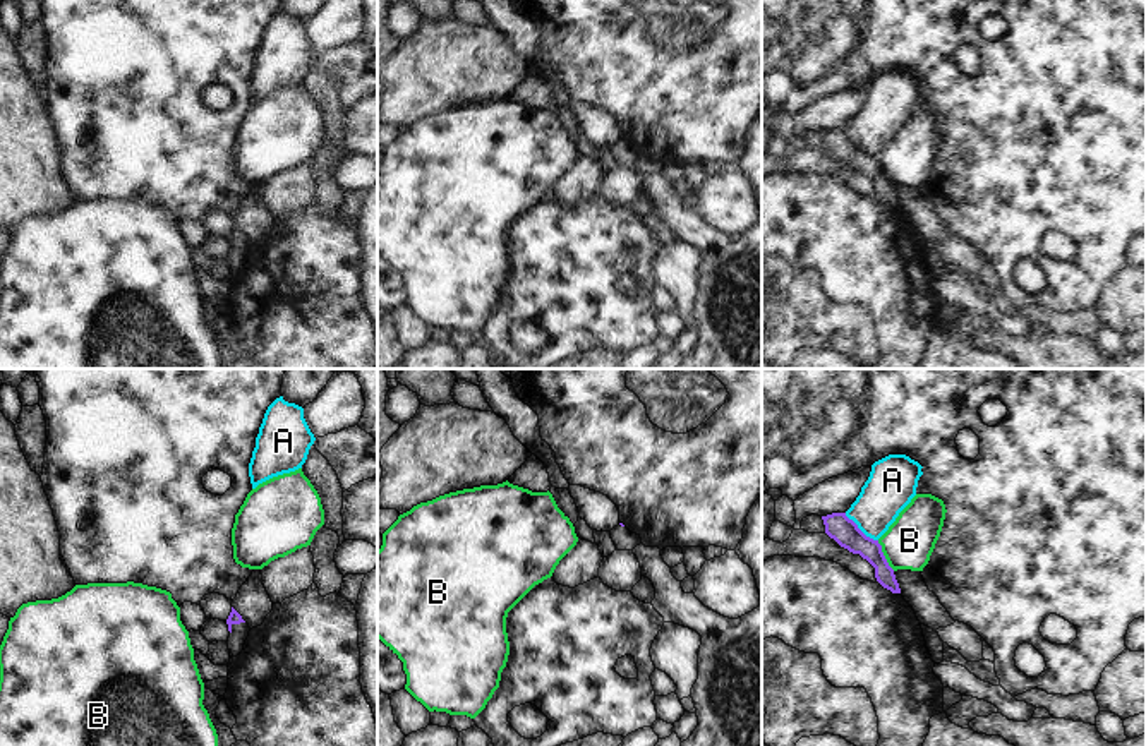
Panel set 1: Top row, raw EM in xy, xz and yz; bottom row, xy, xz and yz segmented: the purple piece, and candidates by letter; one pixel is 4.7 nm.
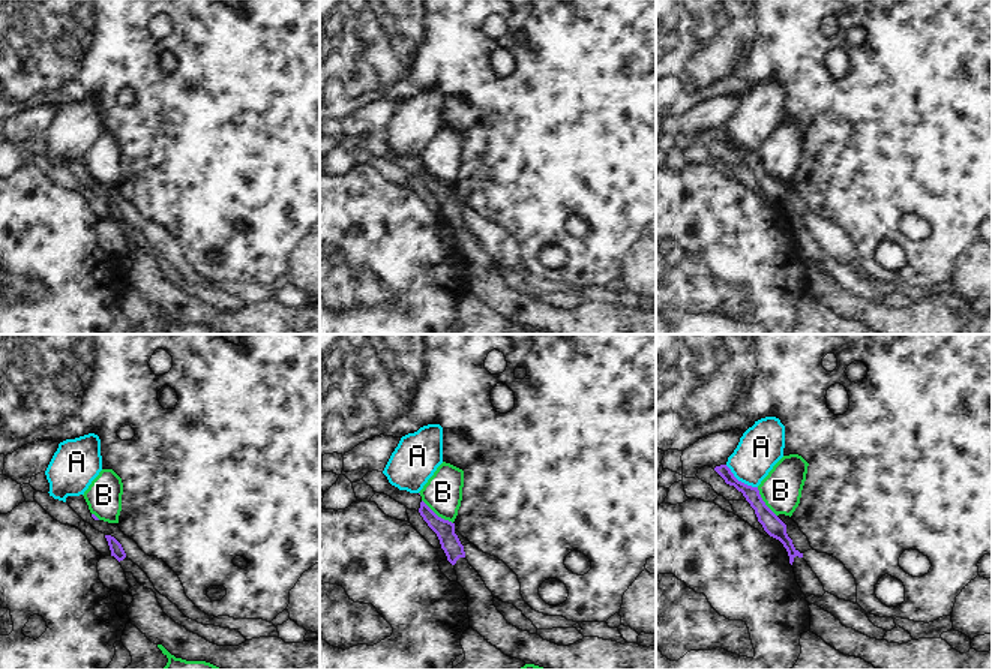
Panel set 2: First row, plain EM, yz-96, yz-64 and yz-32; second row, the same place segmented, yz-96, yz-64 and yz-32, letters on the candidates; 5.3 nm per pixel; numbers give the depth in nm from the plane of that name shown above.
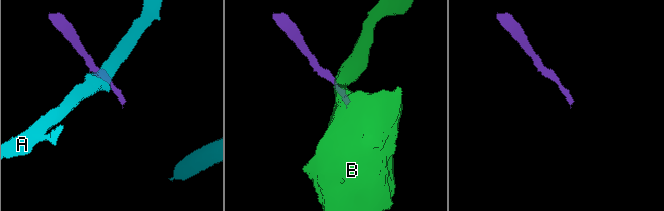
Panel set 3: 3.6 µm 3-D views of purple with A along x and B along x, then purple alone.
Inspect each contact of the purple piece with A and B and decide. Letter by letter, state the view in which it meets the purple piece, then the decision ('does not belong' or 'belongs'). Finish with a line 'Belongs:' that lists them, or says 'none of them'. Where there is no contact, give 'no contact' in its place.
A: contact in yz; does not belong
B: contact in yz; does not belong
Belongs: none of them

